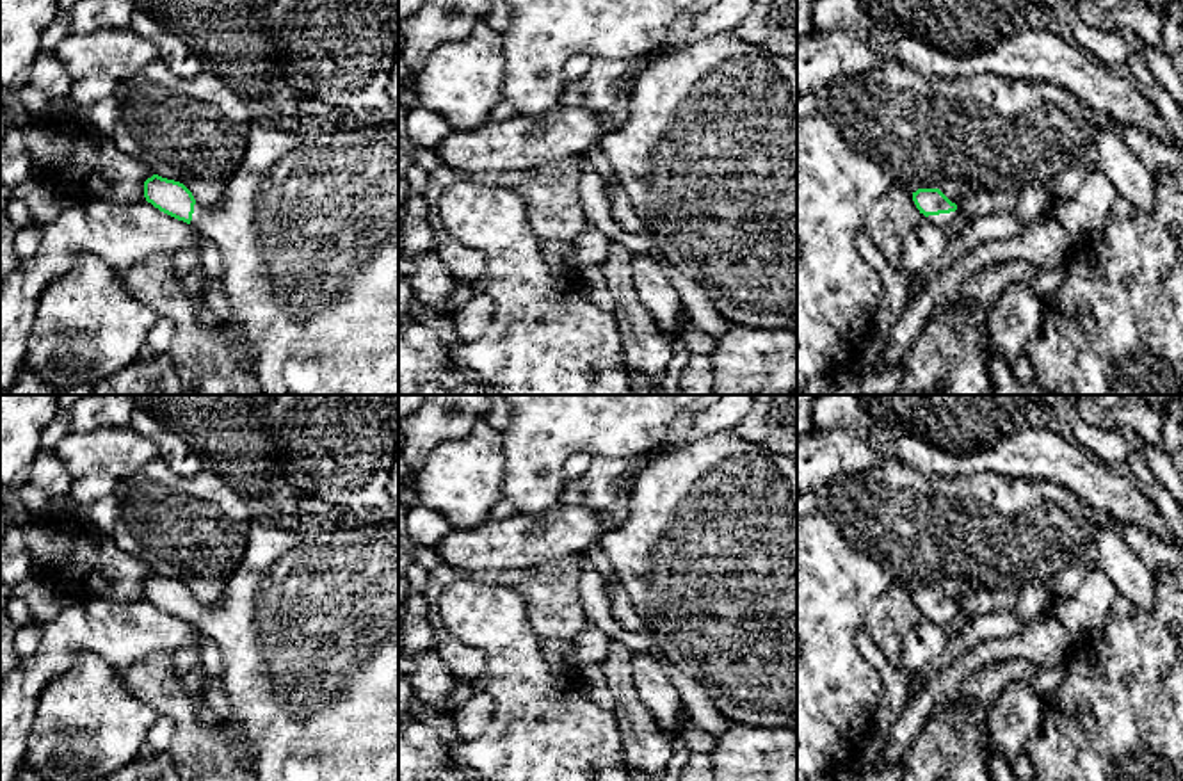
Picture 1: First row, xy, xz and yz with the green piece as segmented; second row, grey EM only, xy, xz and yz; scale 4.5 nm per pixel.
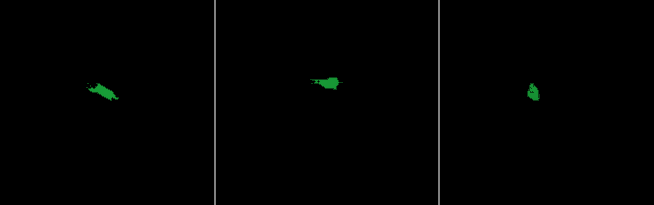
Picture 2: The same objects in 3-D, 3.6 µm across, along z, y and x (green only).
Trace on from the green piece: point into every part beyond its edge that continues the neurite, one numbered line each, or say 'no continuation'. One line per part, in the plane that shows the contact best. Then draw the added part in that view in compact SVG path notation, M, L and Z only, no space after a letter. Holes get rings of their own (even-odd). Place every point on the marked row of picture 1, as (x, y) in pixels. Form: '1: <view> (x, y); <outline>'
1: yz (943, 219); M955 210L950 213L929 215L927 219L946 229L957 215L959 215L959 212Z

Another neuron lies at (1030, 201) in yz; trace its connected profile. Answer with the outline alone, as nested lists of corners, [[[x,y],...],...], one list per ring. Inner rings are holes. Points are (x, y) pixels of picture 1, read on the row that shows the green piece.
[[[1050,180],[1009,187],[1005,190],[968,192],[957,203],[957,212],[970,221],[991,213],[1012,213],[1025,228],[1048,215],[1053,196],[1048,190]]]

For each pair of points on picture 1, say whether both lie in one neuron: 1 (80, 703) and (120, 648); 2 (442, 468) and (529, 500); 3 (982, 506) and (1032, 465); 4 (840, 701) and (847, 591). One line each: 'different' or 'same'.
1: different
2: different
3: different
4: same

